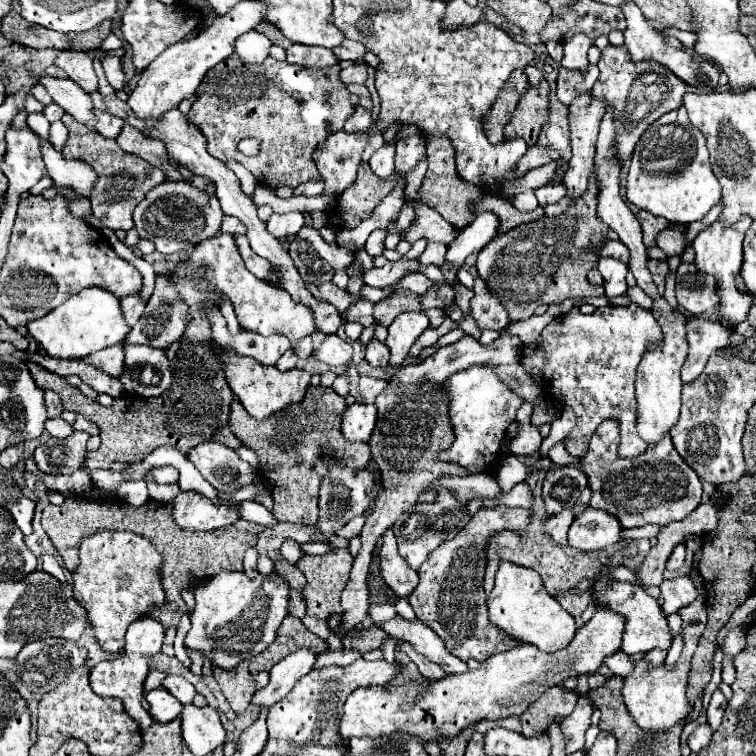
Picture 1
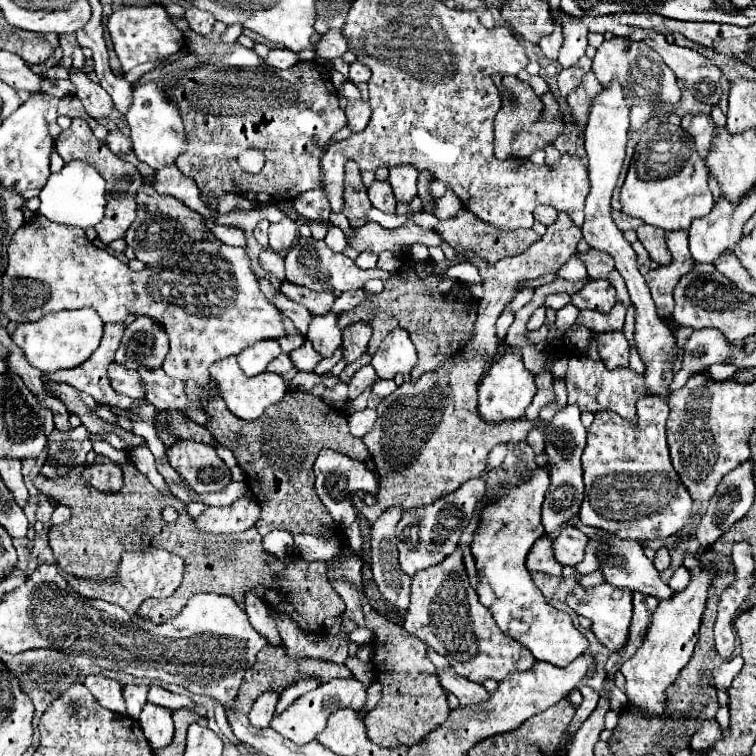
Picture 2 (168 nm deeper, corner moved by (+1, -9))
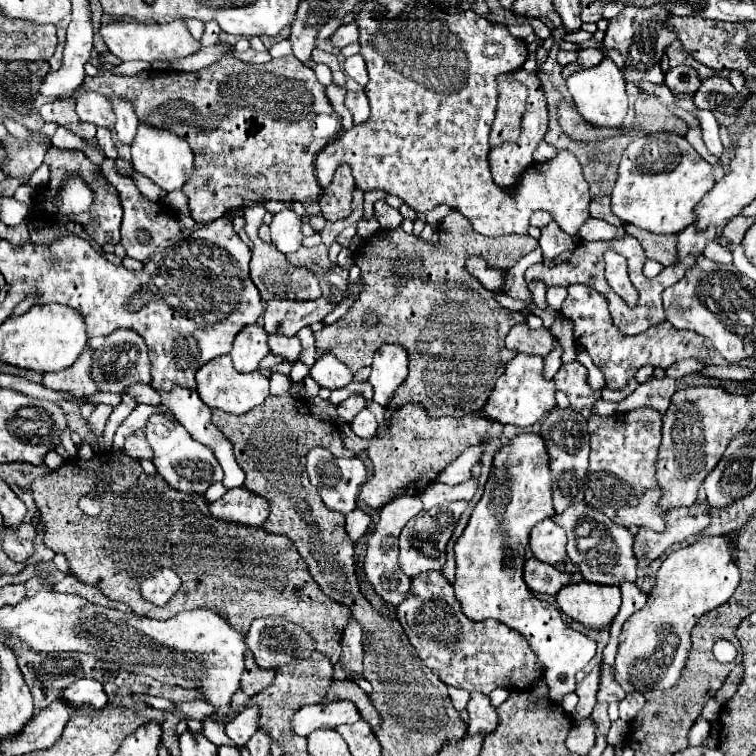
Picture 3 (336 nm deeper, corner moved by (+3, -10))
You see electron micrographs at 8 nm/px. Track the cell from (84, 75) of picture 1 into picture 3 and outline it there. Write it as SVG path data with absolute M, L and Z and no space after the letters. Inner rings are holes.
M81 91L75 101L77 101L75 111L81 121L101 125L101 127L113 127L115 115L107 97L97 95L93 91Z

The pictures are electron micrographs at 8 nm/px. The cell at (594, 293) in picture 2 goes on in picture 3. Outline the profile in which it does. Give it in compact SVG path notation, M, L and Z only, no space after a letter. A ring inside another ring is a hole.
M571 285L567 291L569 291L569 295L561 307L561 313L575 323L577 345L581 345L589 351L593 363L603 371L605 383L609 389L623 389L627 385L627 381L643 365L667 369L675 361L687 359L687 357L695 357L697 361L709 363L709 355L705 351L703 337L697 335L695 331L673 329L671 323L663 321L659 325L649 327L649 331L645 331L643 335L627 337L613 327L613 321L609 315L609 303L599 291L593 291L593 287L585 287L585 285Z

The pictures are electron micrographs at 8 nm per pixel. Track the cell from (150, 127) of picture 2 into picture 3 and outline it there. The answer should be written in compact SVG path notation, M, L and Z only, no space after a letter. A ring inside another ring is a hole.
M139 121L137 135L131 143L131 155L133 155L131 163L135 171L149 177L163 191L181 189L193 171L193 151L189 143L185 143L185 139L181 139L177 133L167 131L167 129L157 129L145 121Z

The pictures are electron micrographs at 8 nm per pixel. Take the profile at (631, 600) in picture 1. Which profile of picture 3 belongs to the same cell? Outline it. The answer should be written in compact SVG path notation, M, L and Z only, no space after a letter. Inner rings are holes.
M575 583L557 593L557 605L563 613L591 631L605 631L611 627L621 607L621 589L615 585Z

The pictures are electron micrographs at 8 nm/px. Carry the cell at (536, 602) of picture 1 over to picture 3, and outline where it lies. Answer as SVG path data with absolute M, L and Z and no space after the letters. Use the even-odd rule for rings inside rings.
M523 433L501 447L493 459L493 471L485 485L485 493L473 509L467 529L455 543L457 579L453 587L455 597L469 619L501 621L527 639L545 667L549 699L559 703L563 695L575 691L575 673L593 659L597 643L571 629L561 619L559 609L549 601L535 597L523 581L529 531L541 519L553 519L553 515L555 509L551 503L551 473L545 443L539 435Z

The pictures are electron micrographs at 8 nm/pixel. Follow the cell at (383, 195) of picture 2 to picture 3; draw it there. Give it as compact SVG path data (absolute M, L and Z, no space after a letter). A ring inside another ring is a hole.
M385 199L375 201L375 217L383 229L397 229L403 221L403 215L385 203Z

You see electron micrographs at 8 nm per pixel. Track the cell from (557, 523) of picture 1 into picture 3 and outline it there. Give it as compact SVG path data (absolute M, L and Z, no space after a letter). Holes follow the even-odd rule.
M527 559L523 567L523 579L527 587L535 593L547 593L547 595L557 595L561 587L567 587L569 583L579 583L583 576L581 573L563 573L557 571L549 563L541 563L539 559Z

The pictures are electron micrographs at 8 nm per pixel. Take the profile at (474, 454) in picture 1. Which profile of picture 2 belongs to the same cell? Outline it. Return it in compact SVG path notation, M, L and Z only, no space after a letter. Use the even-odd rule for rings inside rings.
M503 354L497 362L493 362L483 380L479 384L479 414L487 422L503 422L503 420L519 420L525 418L525 410L535 396L535 374L523 366L519 354Z

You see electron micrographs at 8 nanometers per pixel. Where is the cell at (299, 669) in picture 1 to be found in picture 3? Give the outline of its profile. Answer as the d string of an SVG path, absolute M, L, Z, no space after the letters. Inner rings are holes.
M249 707L243 713L239 713L233 723L227 723L225 733L237 743L237 745L245 745L255 733L257 733L257 719L259 719L259 707Z

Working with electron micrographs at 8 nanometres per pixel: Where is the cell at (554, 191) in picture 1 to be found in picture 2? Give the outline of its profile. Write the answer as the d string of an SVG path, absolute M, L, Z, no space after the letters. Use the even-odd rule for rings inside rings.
M537 206L535 208L535 220L545 224L545 226L551 226L557 220L557 210L551 206Z

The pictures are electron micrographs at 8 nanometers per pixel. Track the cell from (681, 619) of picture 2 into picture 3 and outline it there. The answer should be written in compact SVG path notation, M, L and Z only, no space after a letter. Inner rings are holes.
M709 537L709 539L703 539L703 541L695 543L695 545L683 547L683 549L679 549L679 551L673 551L673 553L663 561L663 565L661 565L661 569L659 569L659 573L657 573L657 583L655 583L655 587L653 587L651 593L649 593L647 605L645 605L643 609L635 611L635 613L625 621L625 625L623 625L623 631L621 631L621 637L619 637L619 651L617 651L617 659L615 659L615 679L617 679L617 683L619 683L619 685L625 685L625 683L633 681L635 675L647 675L645 679L661 679L661 687L655 687L655 689L671 687L671 685L675 683L675 679L679 679L679 675L683 673L685 661L687 661L687 657L689 657L689 651L691 651L691 629L693 629L693 625L699 621L699 617L701 617L703 613L707 613L707 611L723 605L723 603L733 595L733 591L737 589L737 585L739 585L739 569L737 569L735 559L733 559L733 543L731 543L727 537Z

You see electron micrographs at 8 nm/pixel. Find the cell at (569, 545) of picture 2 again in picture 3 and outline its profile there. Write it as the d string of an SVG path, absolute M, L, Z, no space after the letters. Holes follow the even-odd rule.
M545 519L533 527L529 545L533 555L549 565L559 563L567 555L567 535L551 519Z

